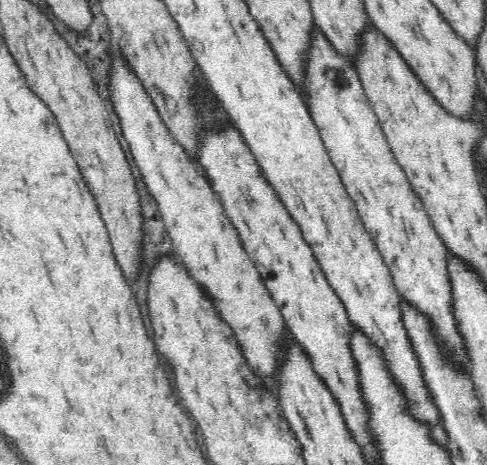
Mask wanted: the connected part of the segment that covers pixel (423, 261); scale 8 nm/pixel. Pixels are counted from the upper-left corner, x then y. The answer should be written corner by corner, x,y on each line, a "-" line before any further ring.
318,28
311,30
311,48
307,50
306,93
307,109
318,127
323,145
354,201
365,229
388,265
400,299
404,298
418,314
429,318
437,348
441,356
449,358
453,369
470,373
466,342
456,327
452,304
447,269
449,252
421,198
393,156
354,64
344,60

